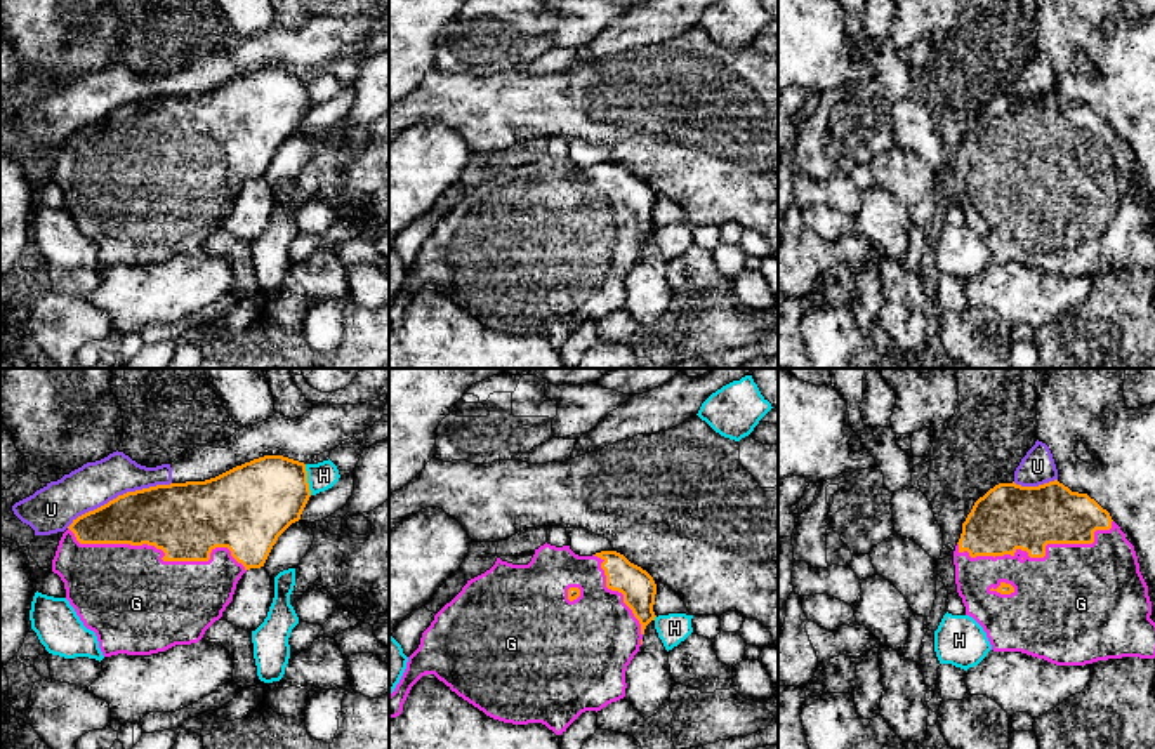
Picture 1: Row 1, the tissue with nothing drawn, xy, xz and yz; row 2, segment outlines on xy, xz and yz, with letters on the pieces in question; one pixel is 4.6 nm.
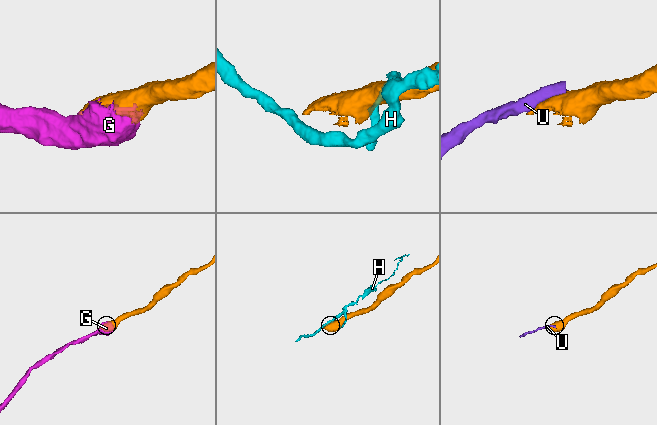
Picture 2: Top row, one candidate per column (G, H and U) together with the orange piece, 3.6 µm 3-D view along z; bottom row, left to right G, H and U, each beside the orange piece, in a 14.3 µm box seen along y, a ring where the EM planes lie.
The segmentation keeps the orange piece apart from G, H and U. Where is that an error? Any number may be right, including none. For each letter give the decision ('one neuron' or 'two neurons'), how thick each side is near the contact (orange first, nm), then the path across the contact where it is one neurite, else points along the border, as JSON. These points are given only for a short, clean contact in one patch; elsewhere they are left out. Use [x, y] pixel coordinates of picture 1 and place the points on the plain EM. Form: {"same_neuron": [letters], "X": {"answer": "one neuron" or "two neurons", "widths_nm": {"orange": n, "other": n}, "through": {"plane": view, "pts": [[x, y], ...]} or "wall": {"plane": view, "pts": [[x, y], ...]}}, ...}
{"same_neuron": ["G"], "G": {"answer": "one neuron", "widths_nm": {"orange": 360, "other": 440}}, "H": {"answer": "two neurons", "widths_nm": {"orange": 380, "other": 130}}, "U": {"answer": "two neurons", "widths_nm": {"orange": 300, "other": 200}}}

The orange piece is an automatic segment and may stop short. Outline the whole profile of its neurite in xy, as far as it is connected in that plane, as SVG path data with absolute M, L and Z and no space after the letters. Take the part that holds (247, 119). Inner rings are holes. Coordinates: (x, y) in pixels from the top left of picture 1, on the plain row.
M283 66L259 68L205 92L127 103L73 130L59 151L52 182L64 193L66 210L83 236L96 243L104 268L151 266L198 254L222 228L241 186L264 177L278 148L300 130L309 108L306 75Z

